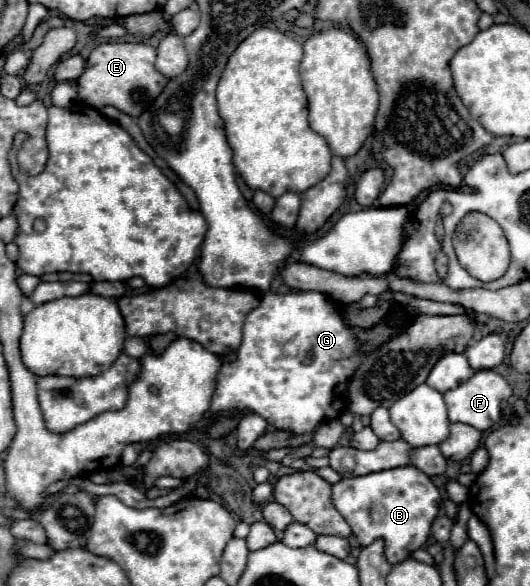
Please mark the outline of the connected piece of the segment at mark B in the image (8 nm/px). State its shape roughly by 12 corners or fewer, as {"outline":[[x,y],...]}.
{"outline":[[414,466],[348,476],[332,500],[390,564],[428,540],[440,492]]}

